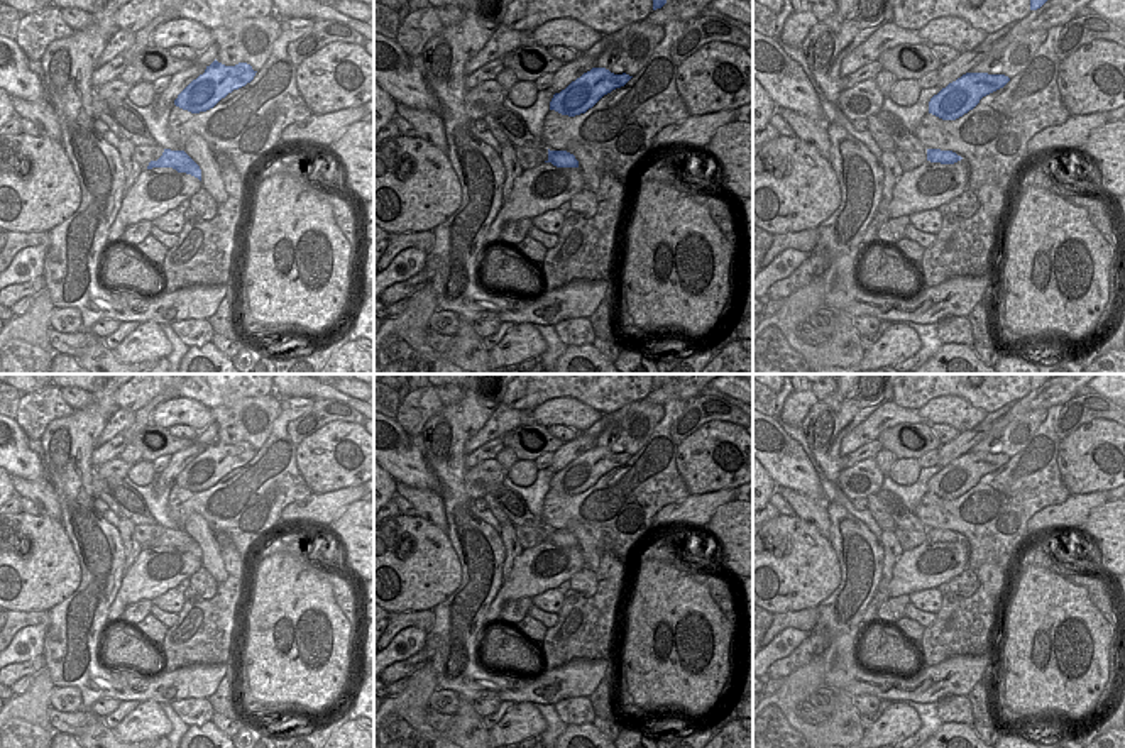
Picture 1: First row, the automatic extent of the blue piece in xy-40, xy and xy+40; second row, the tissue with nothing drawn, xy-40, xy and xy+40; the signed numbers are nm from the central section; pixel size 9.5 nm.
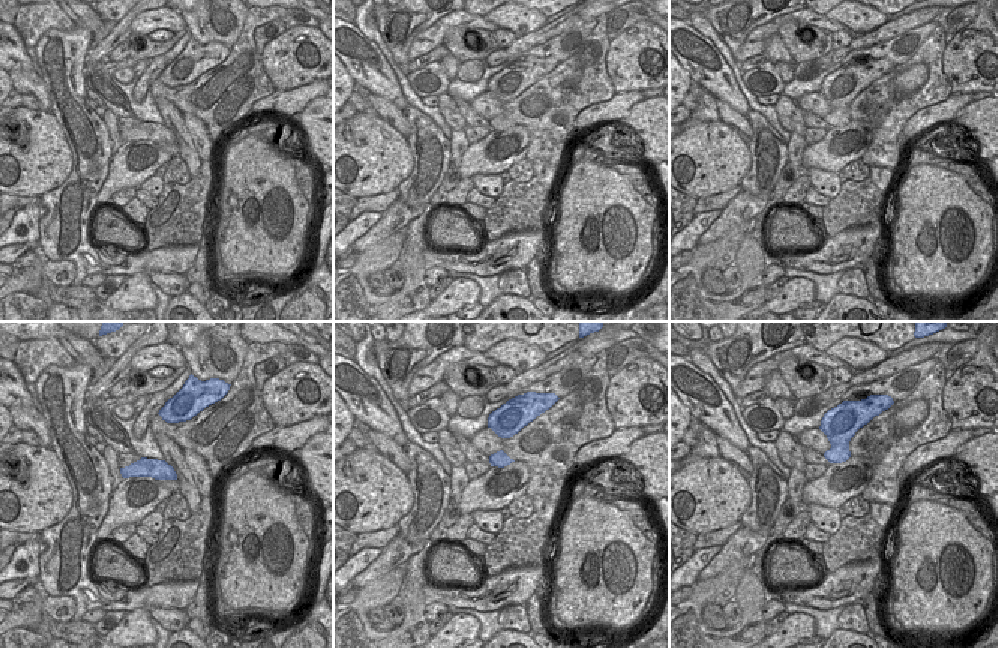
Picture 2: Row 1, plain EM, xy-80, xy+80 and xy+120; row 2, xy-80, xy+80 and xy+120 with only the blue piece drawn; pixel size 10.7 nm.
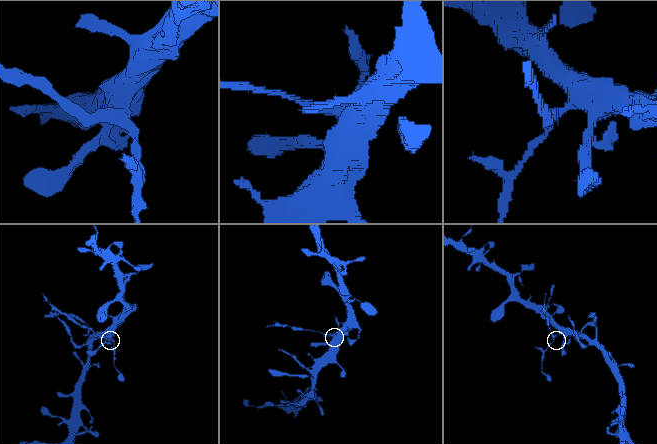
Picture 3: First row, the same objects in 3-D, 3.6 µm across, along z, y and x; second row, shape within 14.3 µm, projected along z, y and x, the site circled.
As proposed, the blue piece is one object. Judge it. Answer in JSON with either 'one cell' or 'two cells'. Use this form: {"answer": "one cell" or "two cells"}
{"answer": "two cells"}

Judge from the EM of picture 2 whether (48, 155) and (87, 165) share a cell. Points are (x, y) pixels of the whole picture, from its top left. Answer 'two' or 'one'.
two

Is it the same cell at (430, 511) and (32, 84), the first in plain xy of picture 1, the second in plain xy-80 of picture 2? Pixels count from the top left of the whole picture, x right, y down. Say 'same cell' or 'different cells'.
same cell

